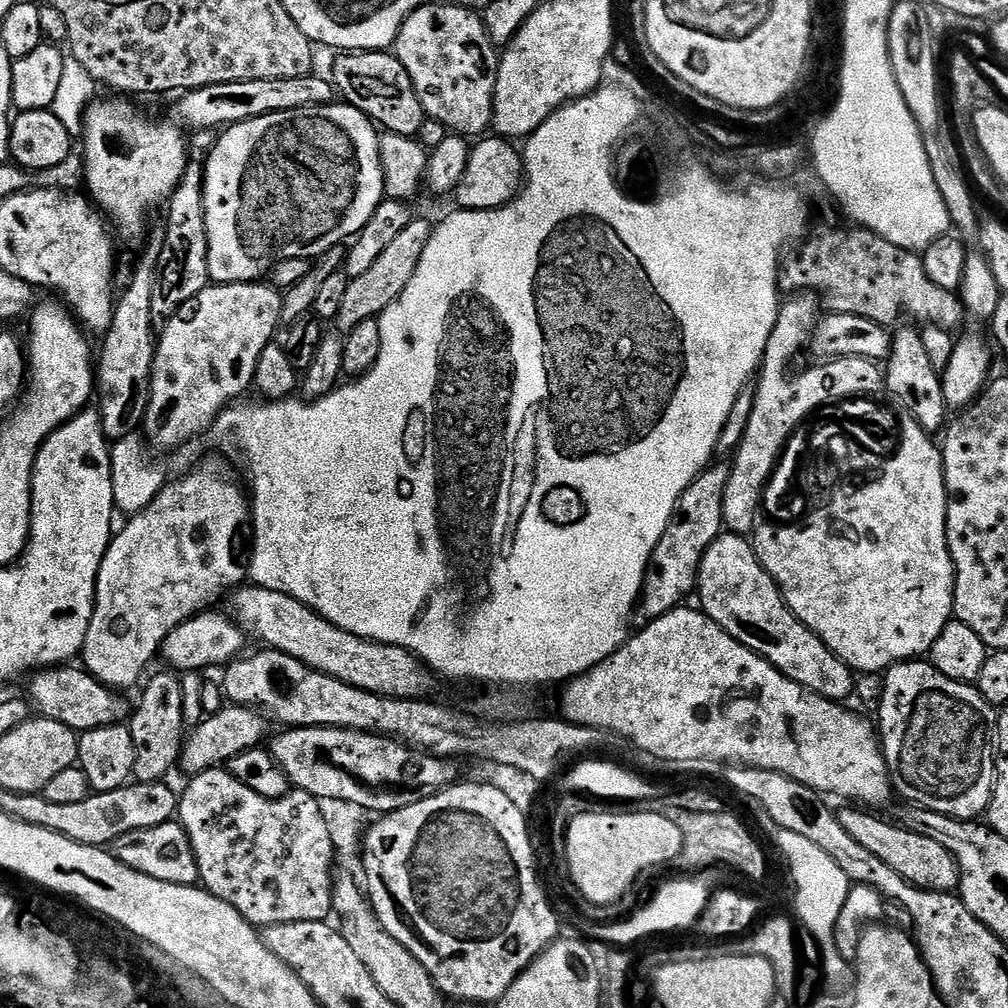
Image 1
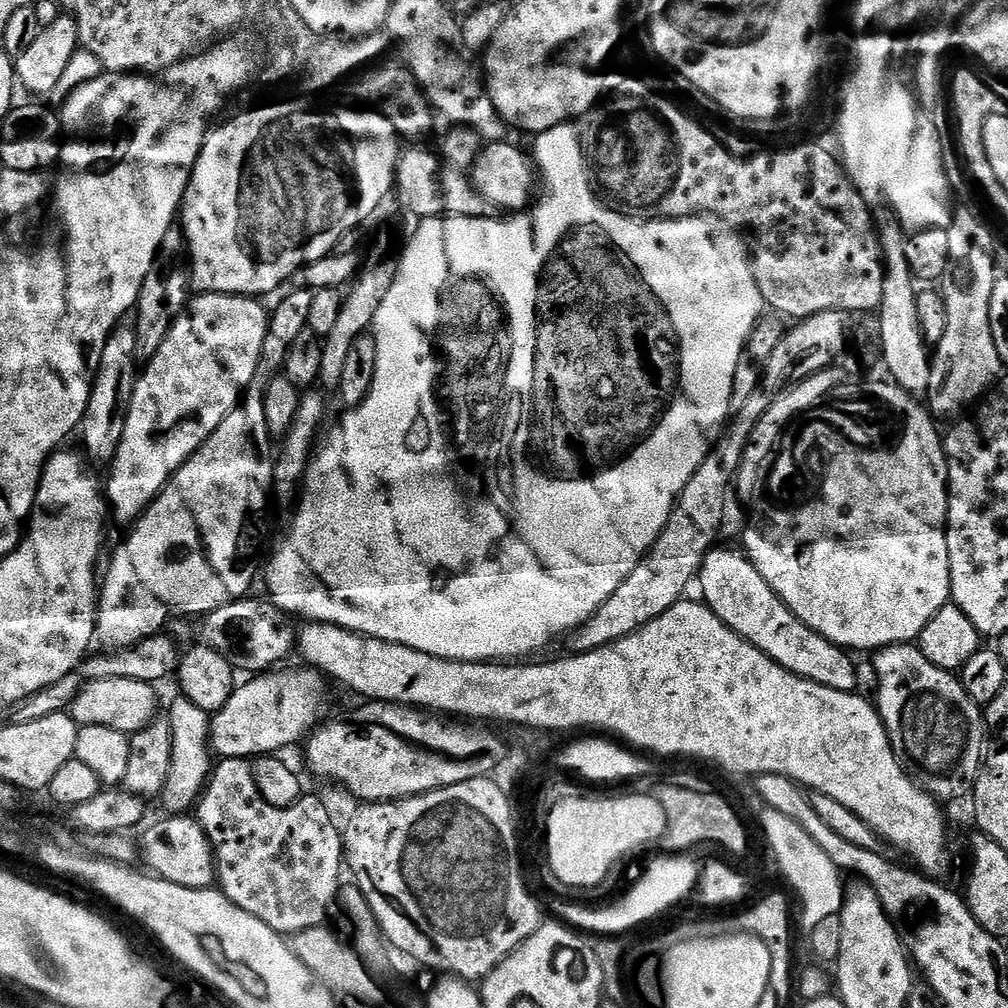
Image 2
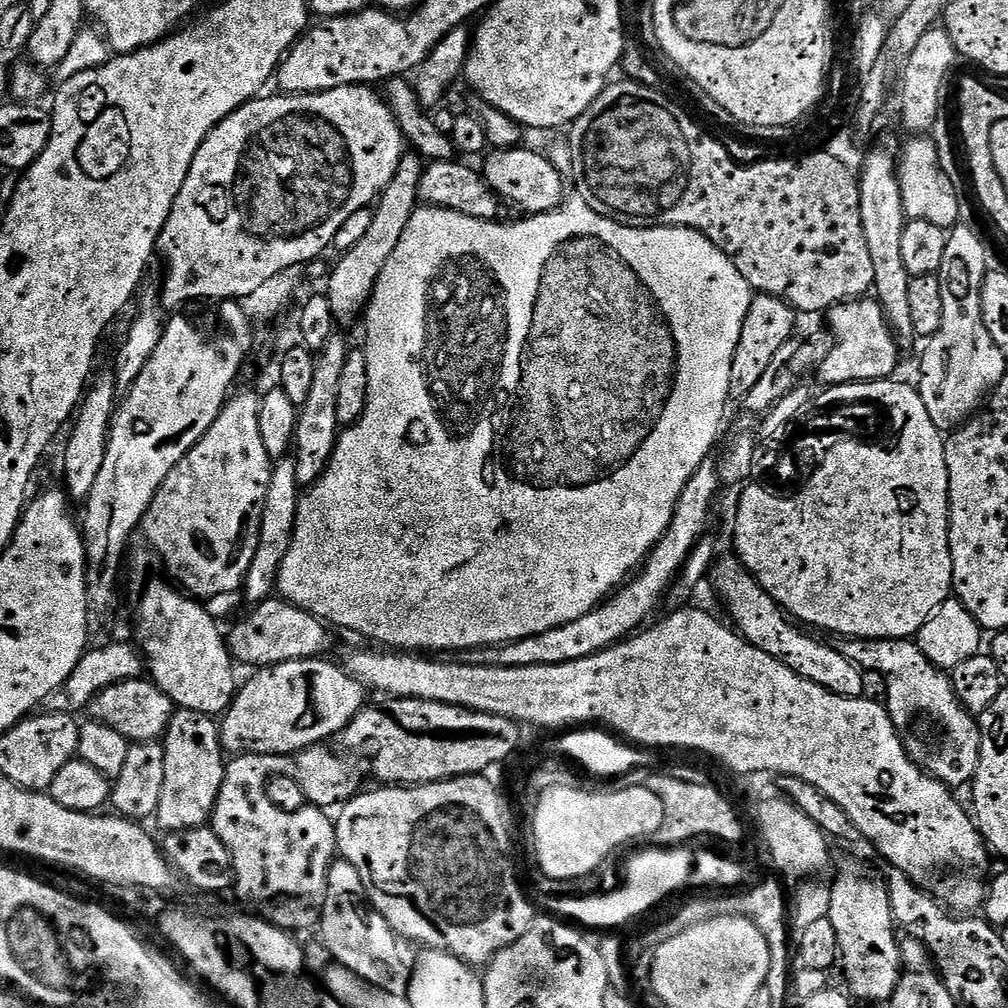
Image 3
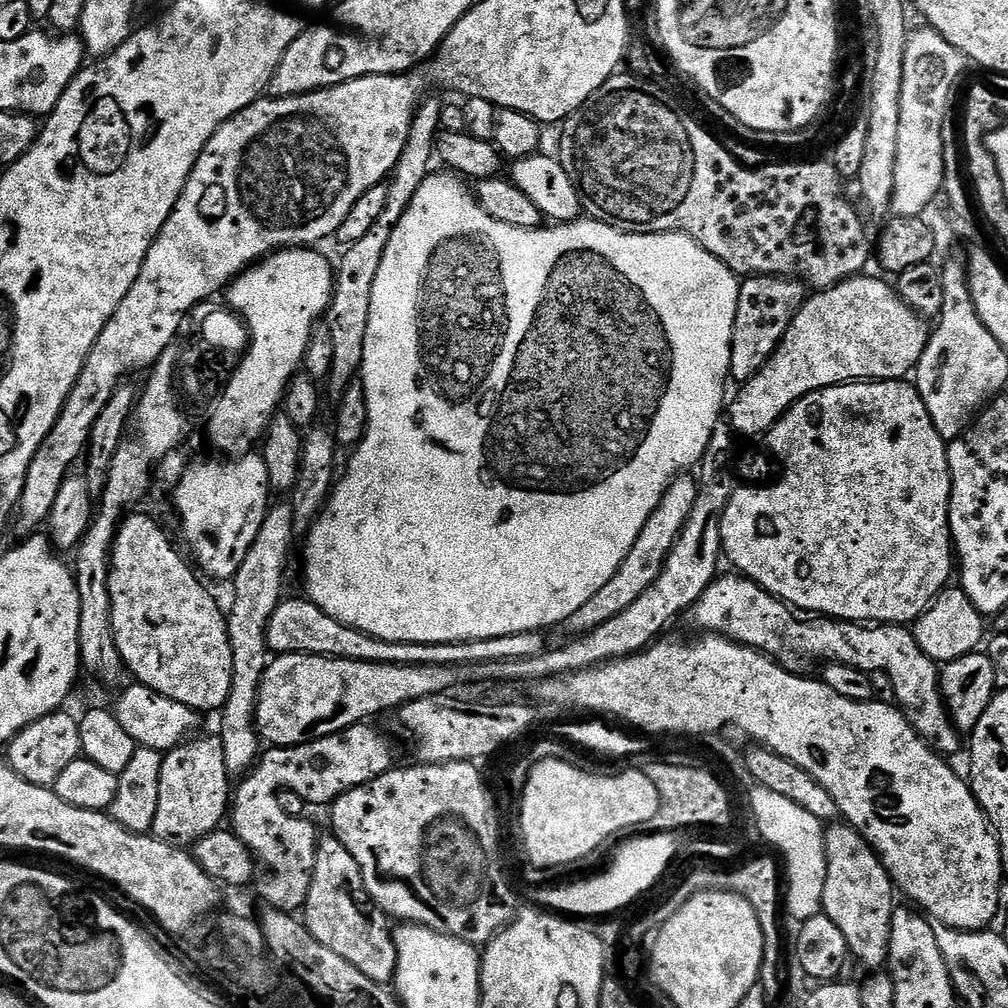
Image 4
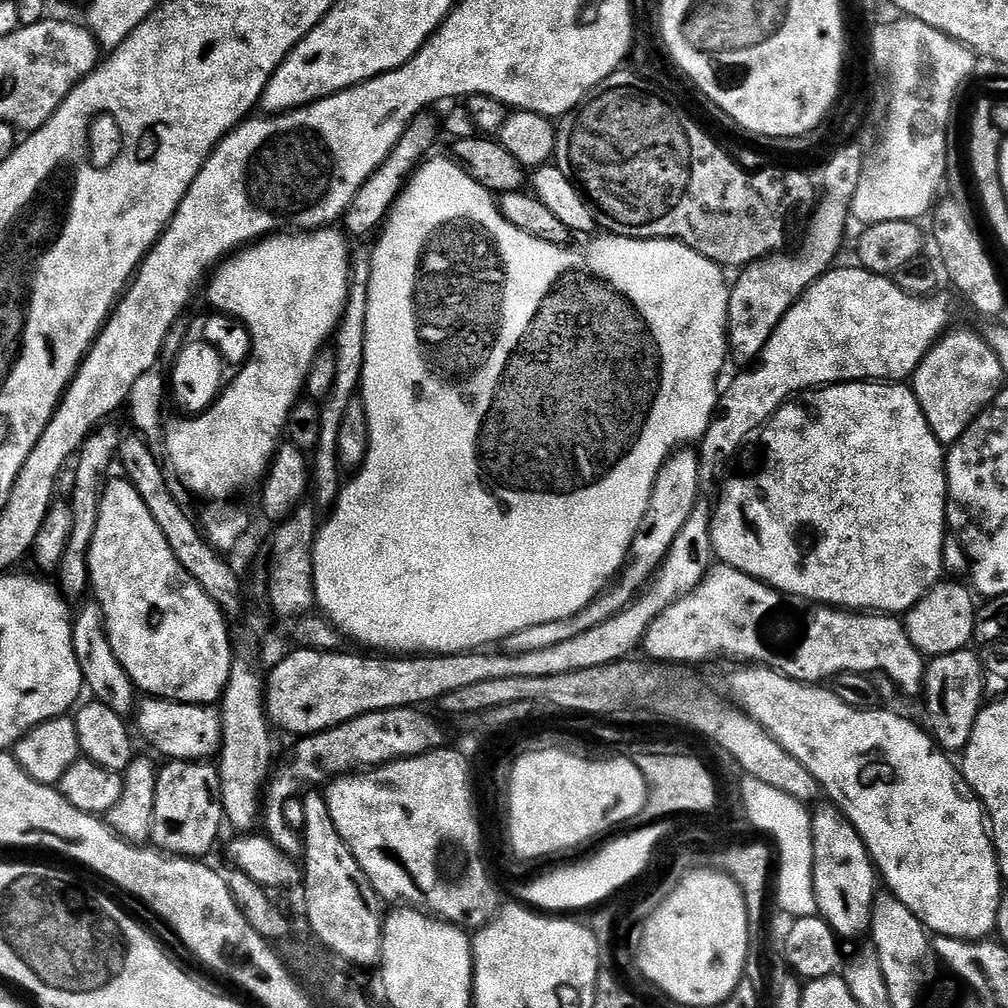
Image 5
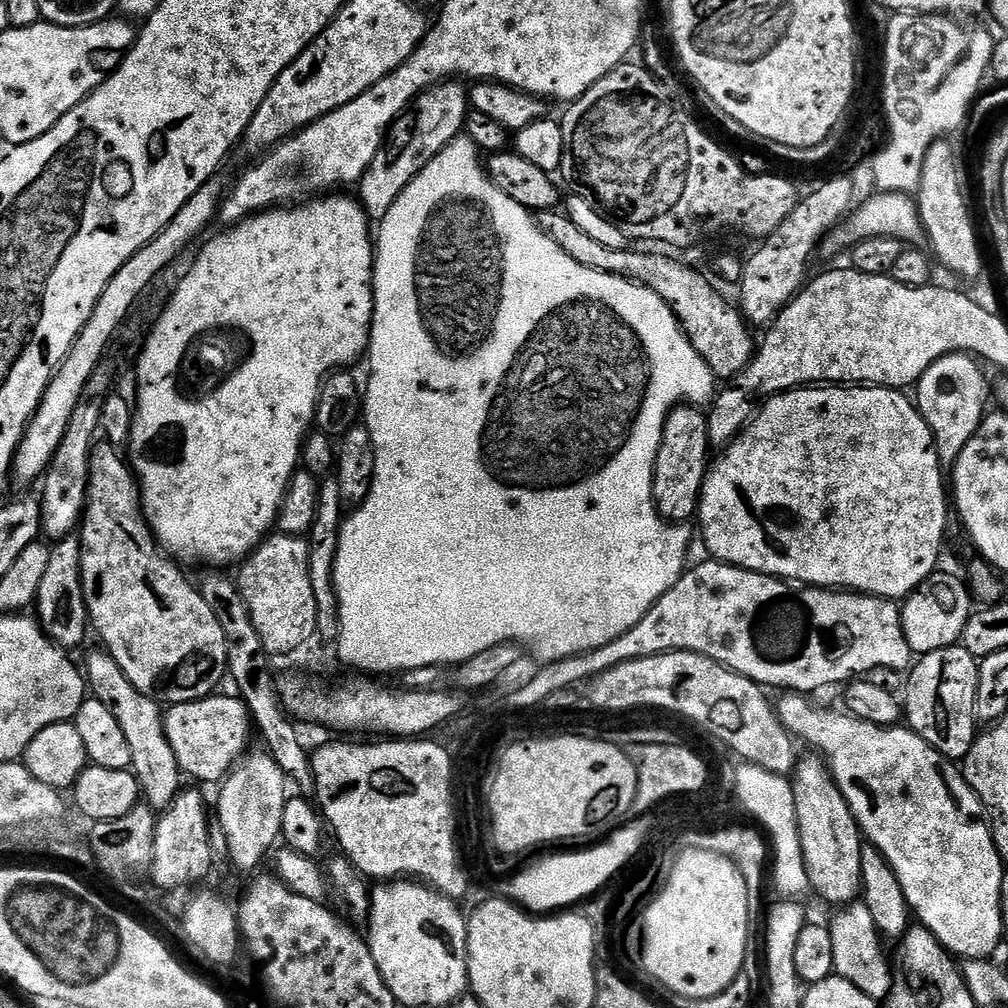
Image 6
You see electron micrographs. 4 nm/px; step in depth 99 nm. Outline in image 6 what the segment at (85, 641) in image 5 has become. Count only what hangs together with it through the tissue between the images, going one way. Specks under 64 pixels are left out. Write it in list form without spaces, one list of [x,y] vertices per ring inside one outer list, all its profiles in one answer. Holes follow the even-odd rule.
[[[97,650],[85,658],[82,671],[86,677],[91,695],[102,702],[118,718],[118,726],[126,733],[126,743],[130,746],[130,769],[140,784],[143,803],[153,810],[169,808],[174,798],[182,791],[182,773],[178,758],[166,738],[164,730],[164,712],[161,705],[144,693],[140,693],[123,673],[122,666],[114,662],[109,652]]]

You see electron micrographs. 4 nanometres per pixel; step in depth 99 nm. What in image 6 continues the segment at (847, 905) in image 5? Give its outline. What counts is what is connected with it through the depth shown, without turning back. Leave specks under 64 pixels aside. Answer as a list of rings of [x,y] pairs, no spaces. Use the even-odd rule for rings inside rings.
[[[812,756],[805,760],[804,757],[797,759],[790,776],[804,865],[808,871],[811,891],[817,892],[822,899],[829,900],[835,906],[843,906],[853,903],[862,892],[862,833],[846,798],[842,798],[838,786],[828,773],[828,765],[823,759]]]

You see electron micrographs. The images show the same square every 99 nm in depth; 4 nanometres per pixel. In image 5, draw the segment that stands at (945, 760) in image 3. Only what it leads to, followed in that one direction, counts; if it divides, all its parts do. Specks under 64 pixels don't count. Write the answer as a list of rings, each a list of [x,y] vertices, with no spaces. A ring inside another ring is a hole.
[[[713,563],[712,569],[678,602],[674,602],[650,626],[644,636],[642,652],[652,662],[664,666],[696,666],[699,660],[716,660],[725,656],[728,660],[741,660],[744,666],[759,666],[772,672],[799,680],[801,684],[819,685],[845,674],[865,674],[885,671],[893,679],[904,696],[921,695],[926,671],[925,657],[910,642],[903,623],[892,614],[869,614],[841,610],[831,606],[813,606],[801,596],[787,596],[784,592],[755,580],[742,570],[734,570],[728,564]]]

